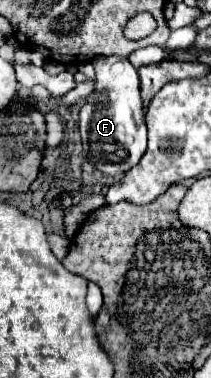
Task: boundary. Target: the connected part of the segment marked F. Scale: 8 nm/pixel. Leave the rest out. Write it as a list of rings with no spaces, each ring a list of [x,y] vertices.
[[[100,56],[92,60],[96,70],[96,90],[80,110],[80,134],[86,156],[104,176],[124,176],[146,152],[146,126],[140,102],[138,70],[128,58]]]

